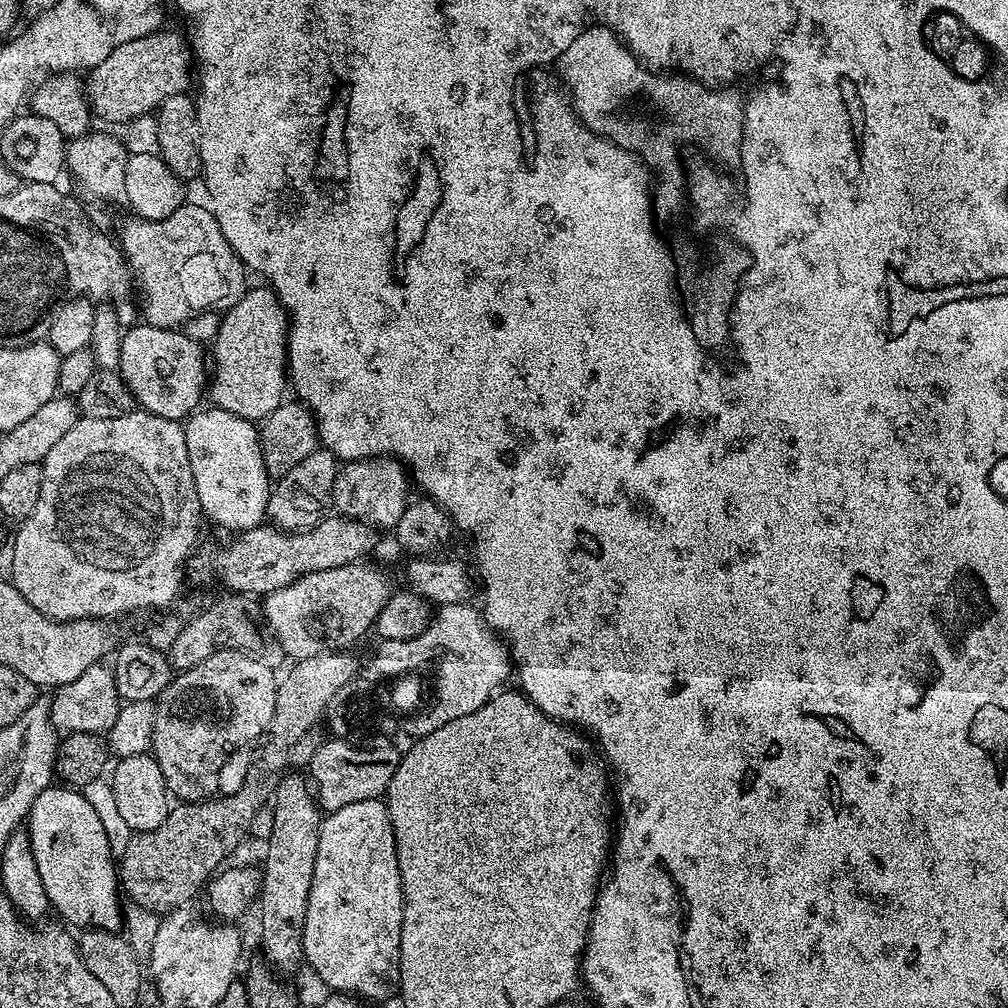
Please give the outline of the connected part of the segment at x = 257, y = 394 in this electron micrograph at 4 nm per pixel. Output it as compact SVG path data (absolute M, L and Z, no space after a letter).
M249 287L244 297L219 317L217 334L210 344L210 360L214 367L210 372L206 396L215 407L245 422L263 422L270 413L278 410L280 404L285 403L288 313L271 288Z

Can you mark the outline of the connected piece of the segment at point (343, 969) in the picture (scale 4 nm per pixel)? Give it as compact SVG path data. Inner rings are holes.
M383 799L354 802L321 819L314 878L306 902L304 955L322 983L336 994L355 996L361 1001L384 1000L400 983L400 943L404 917L404 891L398 870L396 839L387 803Z

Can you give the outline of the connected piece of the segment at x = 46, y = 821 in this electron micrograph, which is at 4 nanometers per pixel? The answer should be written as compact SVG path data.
M53 786L42 790L28 811L26 831L34 850L34 862L38 862L38 874L42 874L42 886L46 886L48 903L54 912L62 919L69 920L64 921L69 925L84 924L80 926L91 926L106 932L117 931L122 924L118 864L108 845L106 830L102 830L102 821L98 819L98 814L94 814L94 806L86 802L83 791L68 786Z

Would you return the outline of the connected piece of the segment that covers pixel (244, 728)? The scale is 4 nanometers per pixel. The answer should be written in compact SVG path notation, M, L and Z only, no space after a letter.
M219 652L210 658L206 658L206 662L202 662L193 668L185 668L179 674L173 675L168 685L164 687L163 692L156 697L154 707L154 730L152 731L152 752L158 766L161 767L167 784L167 790L177 801L180 802L199 802L201 800L213 799L221 791L220 788L220 771L224 768L224 763L228 760L231 752L236 752L239 748L244 748L248 743L259 741L261 737L267 733L270 727L270 718L274 718L274 698L276 697L276 686L278 676L275 676L266 665L260 661L255 655L247 652Z

